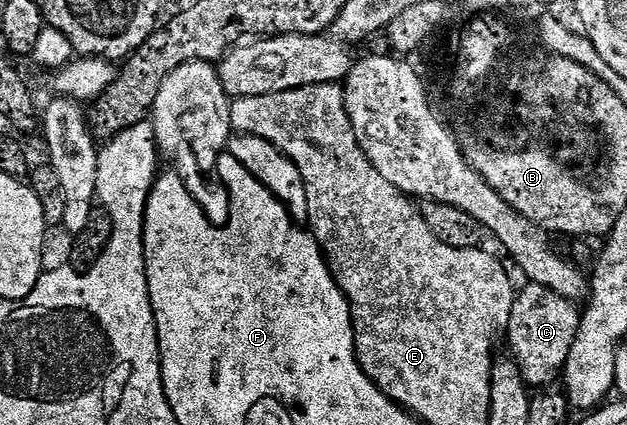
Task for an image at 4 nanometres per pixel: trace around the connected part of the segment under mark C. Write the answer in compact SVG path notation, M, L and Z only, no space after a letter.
M528 282L514 296L512 315L505 330L510 356L520 370L526 386L543 389L560 378L575 337L578 336L582 312L577 305L561 294L541 284Z

